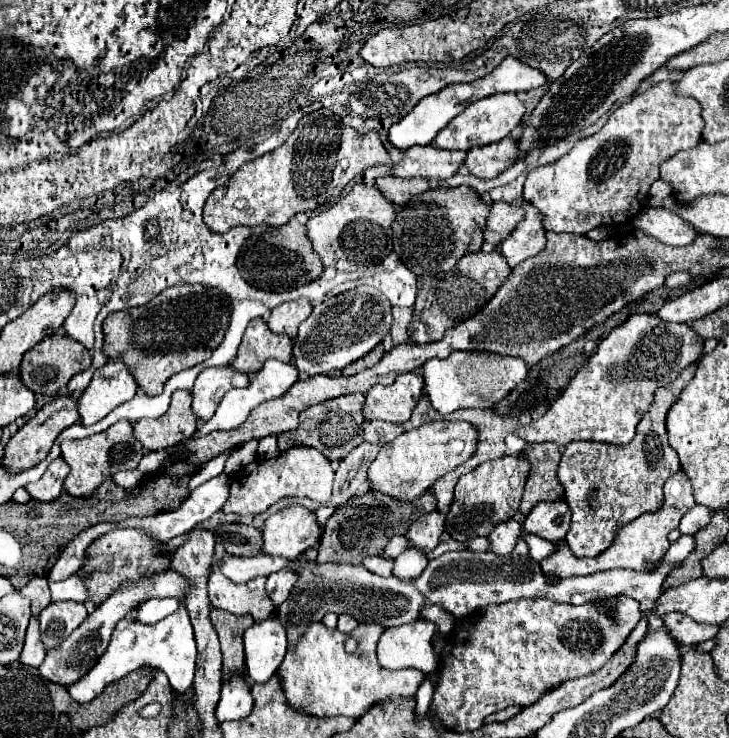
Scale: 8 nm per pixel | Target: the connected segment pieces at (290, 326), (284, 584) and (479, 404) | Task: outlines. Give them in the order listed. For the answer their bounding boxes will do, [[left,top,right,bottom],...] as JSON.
[[267,298,313,338],[265,572,295,606],[423,352,529,414]]

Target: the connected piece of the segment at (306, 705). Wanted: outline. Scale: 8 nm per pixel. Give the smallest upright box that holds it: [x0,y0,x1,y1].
[279,622,425,718]

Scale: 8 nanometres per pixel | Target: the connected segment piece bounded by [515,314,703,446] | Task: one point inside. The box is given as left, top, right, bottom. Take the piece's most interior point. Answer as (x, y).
(605, 401)

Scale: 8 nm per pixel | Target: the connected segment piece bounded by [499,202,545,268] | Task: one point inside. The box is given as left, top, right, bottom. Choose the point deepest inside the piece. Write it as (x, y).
(527, 240)

